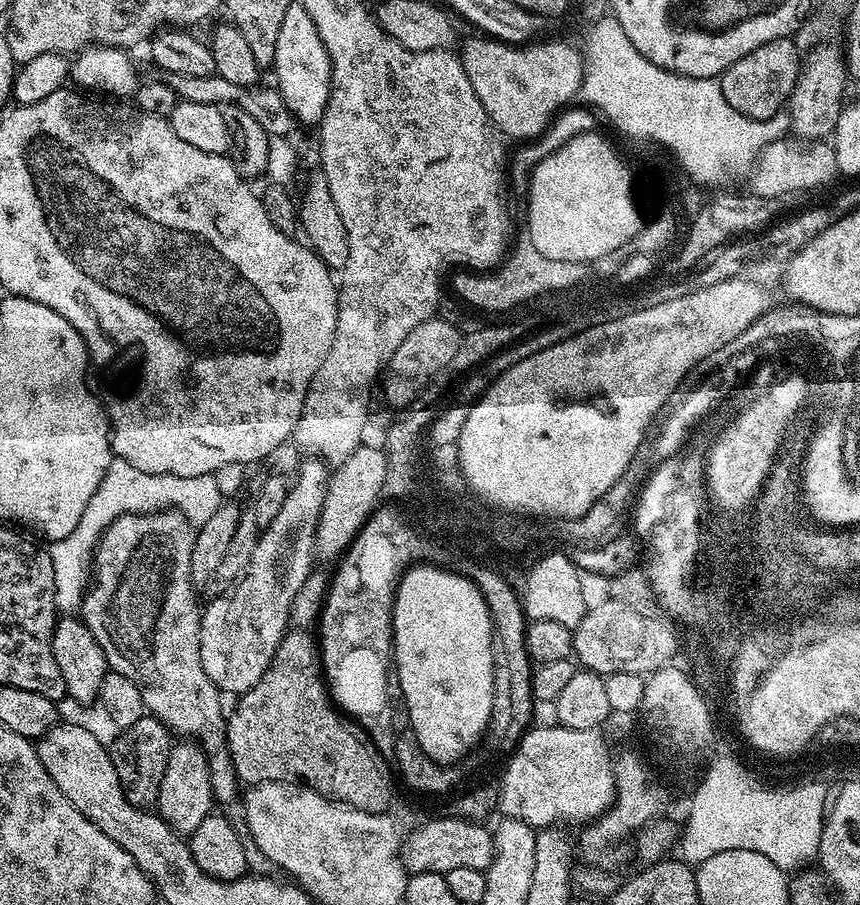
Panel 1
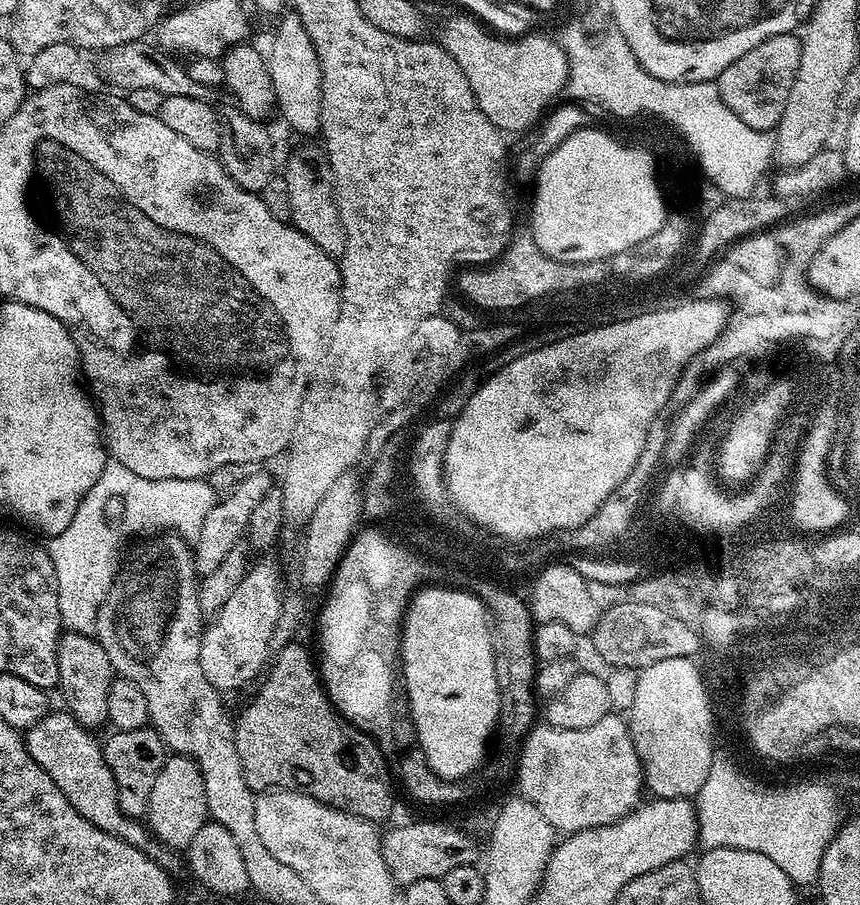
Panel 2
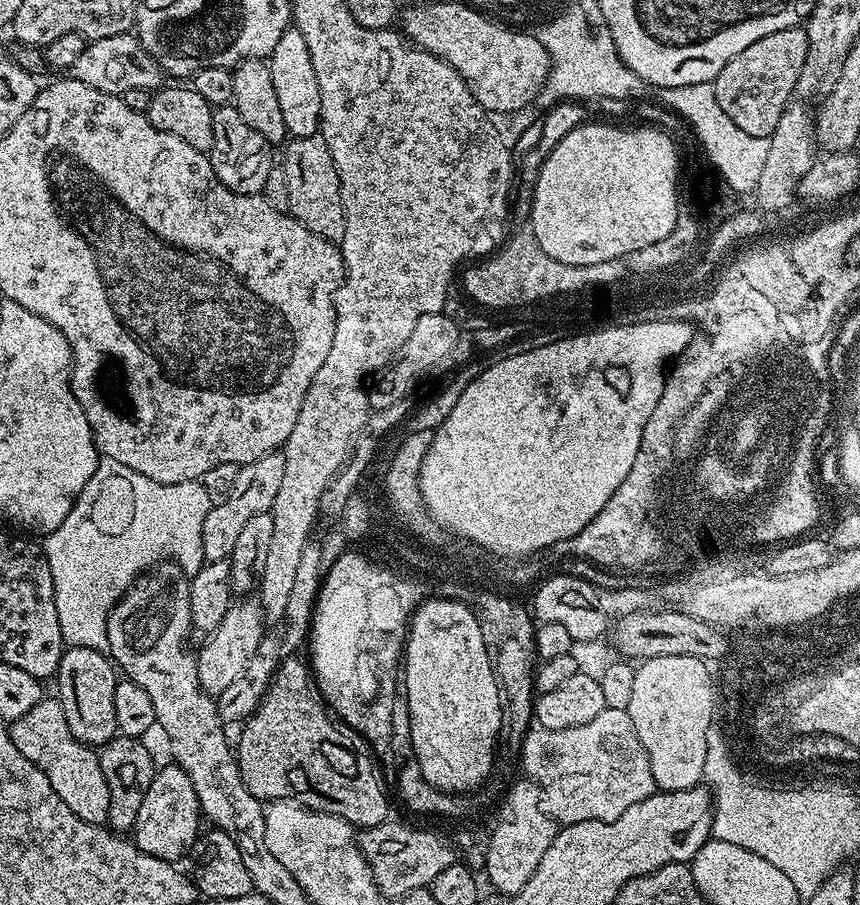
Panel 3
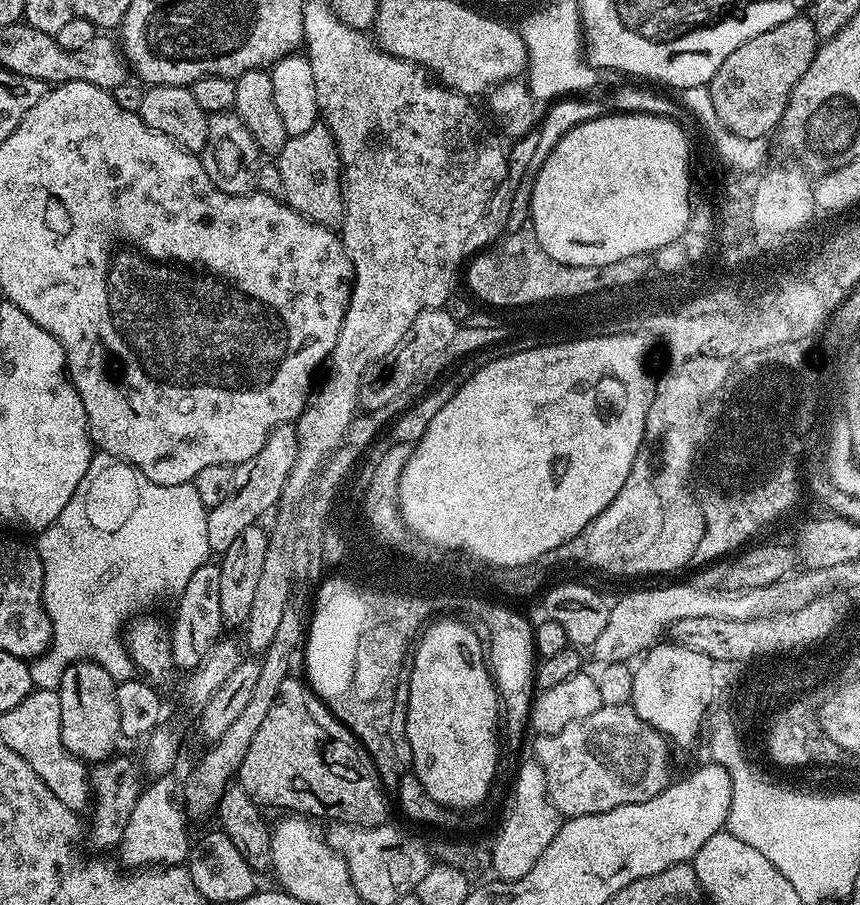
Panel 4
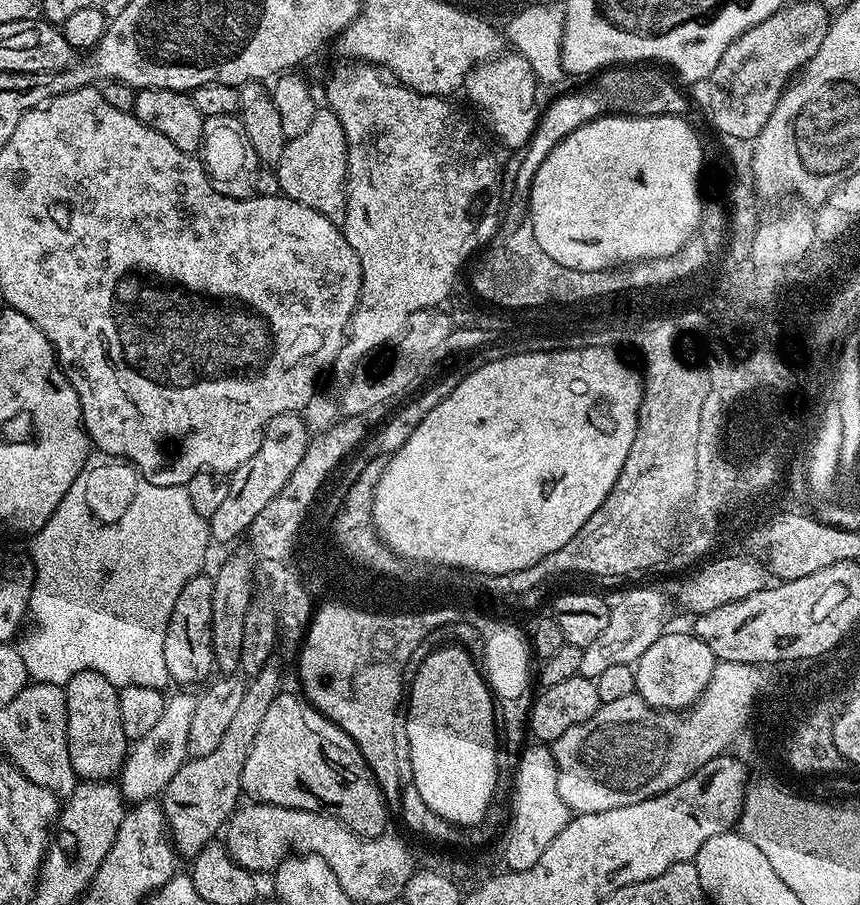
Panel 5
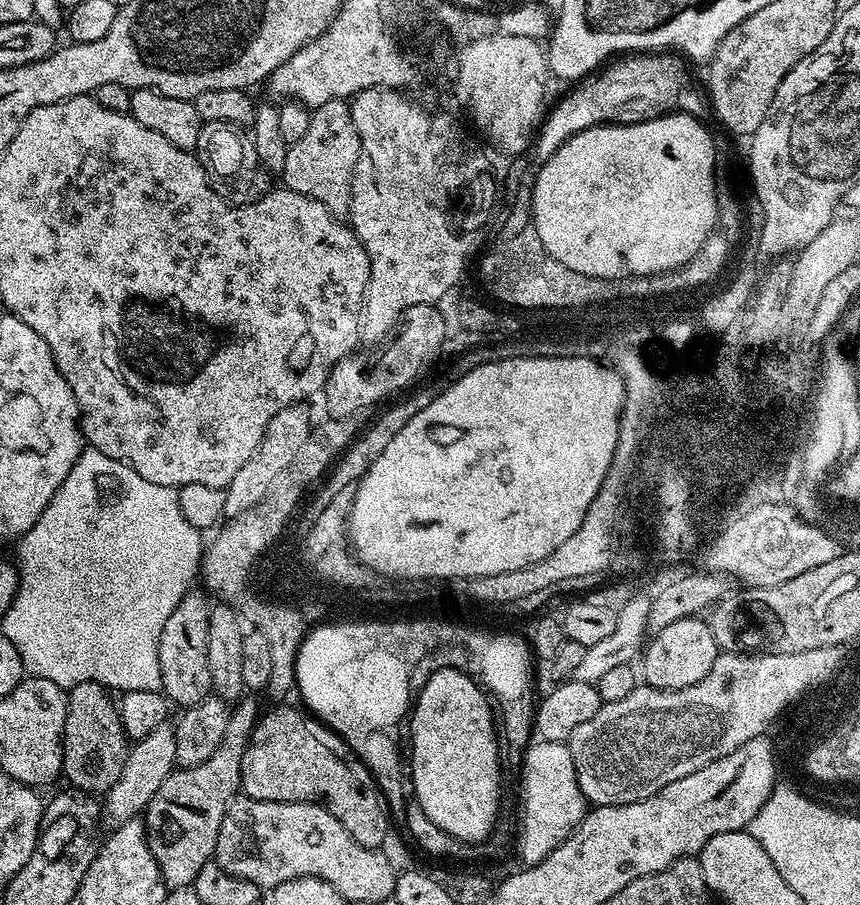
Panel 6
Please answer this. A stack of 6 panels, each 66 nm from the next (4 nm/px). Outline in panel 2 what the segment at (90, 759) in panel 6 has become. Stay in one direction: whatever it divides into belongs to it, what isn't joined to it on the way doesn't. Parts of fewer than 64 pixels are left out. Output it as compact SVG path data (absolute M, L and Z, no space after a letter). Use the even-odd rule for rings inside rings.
M65 631L58 646L58 692L64 695L63 707L83 728L96 730L107 721L106 697L110 694L110 682L114 678L110 658L97 642L95 635L87 632Z

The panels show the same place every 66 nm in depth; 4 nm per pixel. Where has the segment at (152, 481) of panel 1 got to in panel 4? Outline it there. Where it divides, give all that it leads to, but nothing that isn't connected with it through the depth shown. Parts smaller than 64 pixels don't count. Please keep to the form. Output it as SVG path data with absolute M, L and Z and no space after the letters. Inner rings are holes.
M97 451L93 455L90 466L86 470L86 478L78 482L78 490L74 490L74 498L66 502L62 514L54 518L54 522L49 528L39 533L34 547L40 553L42 558L42 570L44 571L44 605L46 614L50 614L52 623L52 646L43 656L31 661L30 678L36 688L59 689L62 674L72 664L80 660L89 660L98 666L102 666L118 682L121 680L130 680L134 676L134 665L132 659L128 657L128 650L124 646L122 633L129 620L133 619L134 614L140 614L145 611L147 604L152 604L155 600L160 600L163 596L179 593L180 589L190 582L190 577L194 575L194 570L201 568L203 564L210 560L210 541L206 534L206 522L208 521L208 509L204 507L202 498L199 497L198 490L192 482L179 484L178 486L162 486L158 482L150 482L146 474L142 474L134 466L130 466L125 460L114 458L110 454Z

